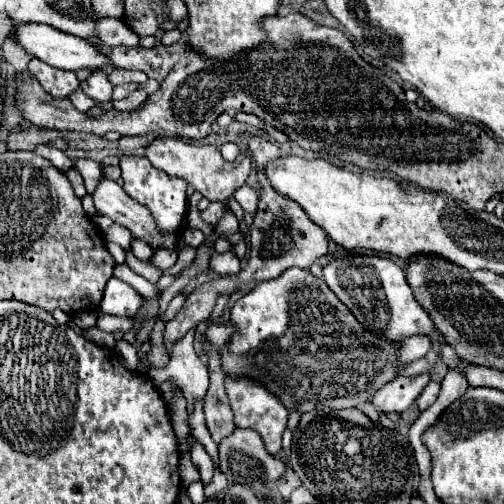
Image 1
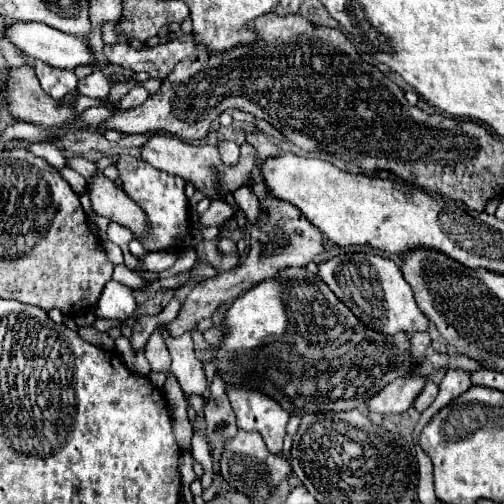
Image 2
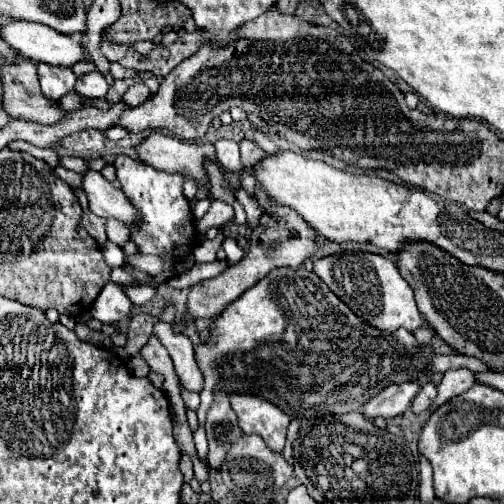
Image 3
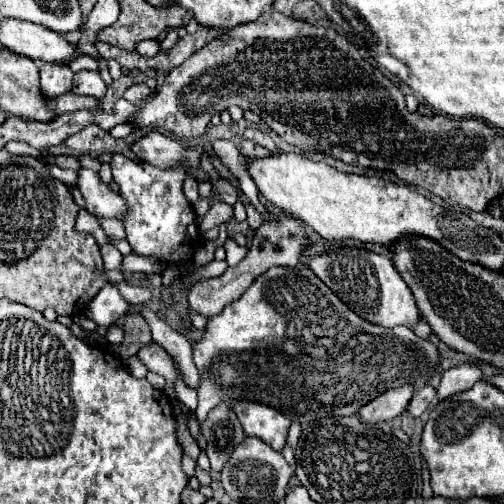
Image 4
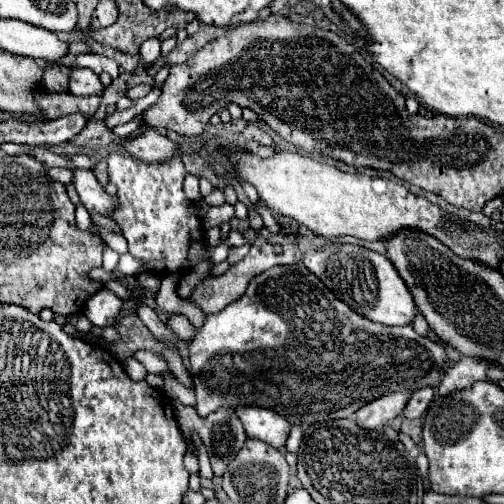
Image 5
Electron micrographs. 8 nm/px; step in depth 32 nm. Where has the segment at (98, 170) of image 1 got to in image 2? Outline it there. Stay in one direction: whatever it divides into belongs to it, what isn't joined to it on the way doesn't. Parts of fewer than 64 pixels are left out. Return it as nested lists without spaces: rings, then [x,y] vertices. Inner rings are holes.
[[[68,158],[68,160],[66,160],[66,166],[72,168],[72,170],[76,170],[78,174],[82,174],[84,178],[90,178],[90,176],[96,172],[94,162],[84,160],[84,158]]]

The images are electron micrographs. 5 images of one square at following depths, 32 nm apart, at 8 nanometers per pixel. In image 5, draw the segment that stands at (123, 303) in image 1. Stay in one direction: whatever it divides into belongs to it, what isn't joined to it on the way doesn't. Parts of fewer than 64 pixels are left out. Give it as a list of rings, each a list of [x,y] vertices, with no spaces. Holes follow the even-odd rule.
[[[100,290],[86,300],[84,314],[94,326],[112,326],[122,308],[122,300],[108,290]]]

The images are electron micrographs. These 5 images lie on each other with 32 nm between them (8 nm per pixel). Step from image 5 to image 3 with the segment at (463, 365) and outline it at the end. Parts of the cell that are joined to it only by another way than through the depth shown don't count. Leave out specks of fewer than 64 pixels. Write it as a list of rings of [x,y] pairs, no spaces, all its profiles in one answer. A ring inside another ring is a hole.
[[[456,368],[456,370],[446,370],[444,372],[444,378],[438,386],[438,396],[436,396],[436,402],[430,410],[438,408],[440,404],[444,404],[446,400],[450,400],[452,396],[458,396],[460,392],[464,390],[470,390],[472,384],[476,382],[476,376],[478,372],[470,370],[470,368]]]

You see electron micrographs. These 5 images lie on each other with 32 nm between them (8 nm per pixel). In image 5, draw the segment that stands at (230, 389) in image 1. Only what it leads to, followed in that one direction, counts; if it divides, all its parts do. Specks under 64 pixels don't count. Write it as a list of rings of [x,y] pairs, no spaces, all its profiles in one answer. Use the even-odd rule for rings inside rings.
[[[240,408],[240,412],[236,414],[242,420],[248,438],[264,440],[274,448],[284,446],[290,424],[282,416],[276,416],[276,412],[268,412],[264,408]]]

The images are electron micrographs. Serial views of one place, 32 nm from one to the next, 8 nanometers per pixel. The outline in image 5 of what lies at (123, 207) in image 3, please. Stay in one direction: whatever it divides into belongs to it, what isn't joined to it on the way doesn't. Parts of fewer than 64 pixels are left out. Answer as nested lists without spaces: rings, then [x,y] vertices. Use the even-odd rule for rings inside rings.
[[[74,170],[72,182],[76,186],[82,204],[90,214],[98,212],[104,216],[104,212],[110,212],[112,206],[116,206],[116,198],[104,194],[104,188],[98,184],[92,170]]]

